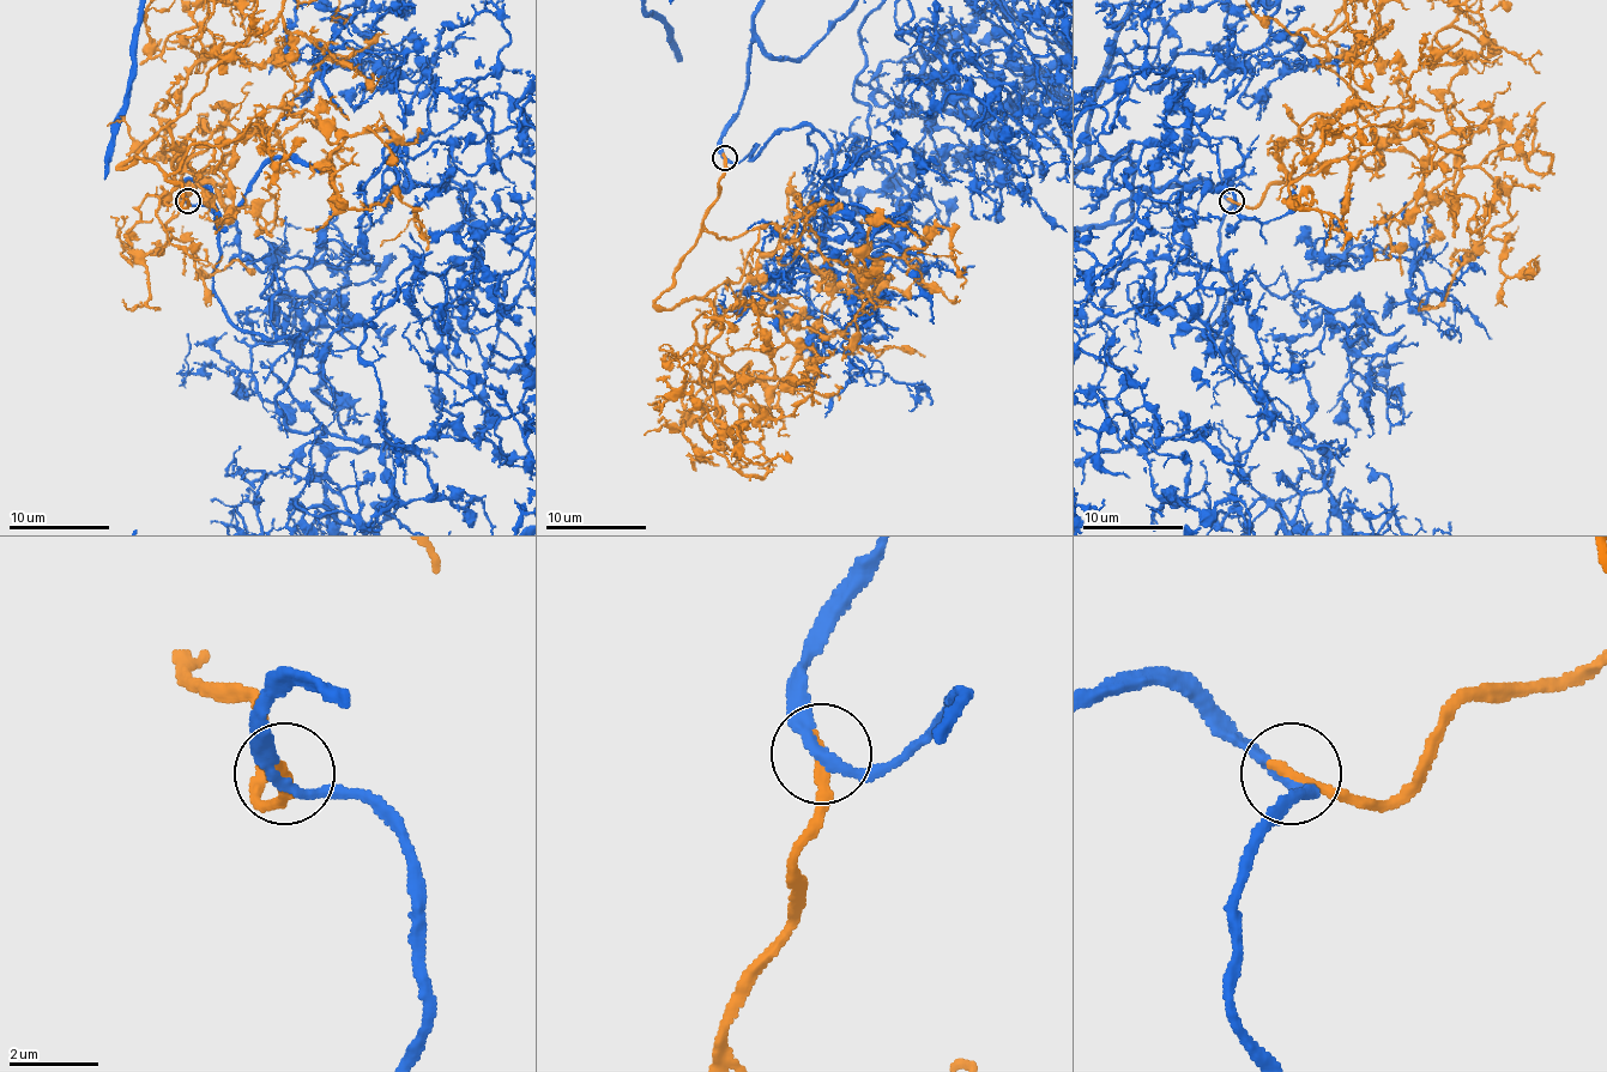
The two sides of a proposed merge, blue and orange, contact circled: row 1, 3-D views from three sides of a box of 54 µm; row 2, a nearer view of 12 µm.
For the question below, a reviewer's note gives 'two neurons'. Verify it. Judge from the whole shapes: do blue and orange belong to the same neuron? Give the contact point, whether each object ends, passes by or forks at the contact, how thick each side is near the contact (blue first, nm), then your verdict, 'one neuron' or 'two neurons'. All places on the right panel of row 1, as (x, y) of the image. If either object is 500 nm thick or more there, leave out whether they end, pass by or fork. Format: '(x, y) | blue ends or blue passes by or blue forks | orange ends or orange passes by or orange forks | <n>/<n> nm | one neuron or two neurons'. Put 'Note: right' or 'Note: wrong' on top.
Note: wrong
(1232, 200) | blue passes by | orange ends | 240/300 nm | one neuron

